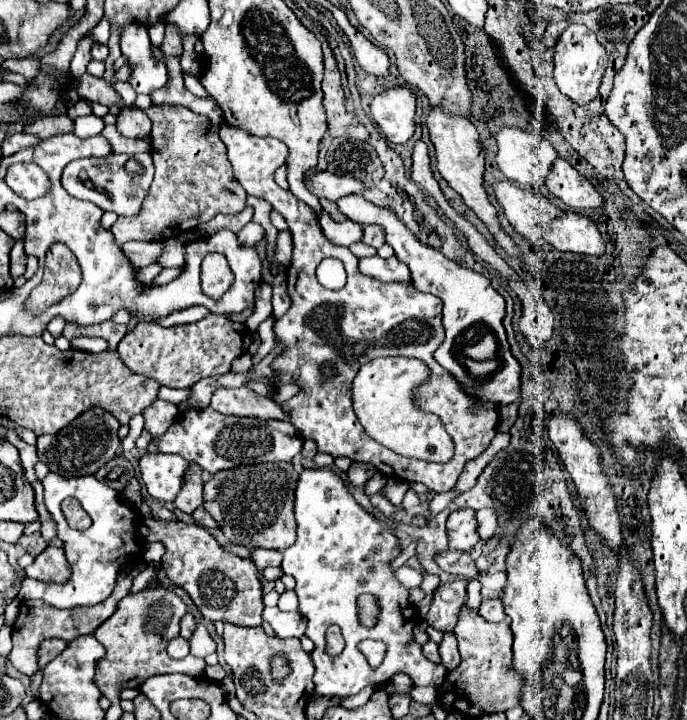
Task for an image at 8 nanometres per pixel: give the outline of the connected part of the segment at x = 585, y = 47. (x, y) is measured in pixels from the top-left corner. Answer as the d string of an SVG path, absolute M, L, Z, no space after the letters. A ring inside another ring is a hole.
M570 25L554 47L554 81L558 89L578 105L586 105L596 97L606 67L606 49L598 43L596 35L586 25Z

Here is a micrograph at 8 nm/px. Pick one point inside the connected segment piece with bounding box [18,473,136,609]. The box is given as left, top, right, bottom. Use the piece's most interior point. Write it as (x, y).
(93, 554)

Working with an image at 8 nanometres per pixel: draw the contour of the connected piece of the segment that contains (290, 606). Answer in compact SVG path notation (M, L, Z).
M284 591L280 595L280 601L278 601L278 609L280 611L296 611L298 609L298 597L294 591Z

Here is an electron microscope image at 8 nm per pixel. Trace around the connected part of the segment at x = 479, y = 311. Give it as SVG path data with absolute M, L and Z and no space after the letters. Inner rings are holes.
M348 195L336 201L338 209L350 219L360 225L380 225L384 229L386 243L394 249L396 257L408 265L412 275L412 285L422 293L432 293L442 299L444 303L444 329L446 339L434 351L434 359L448 369L458 383L464 387L466 393L480 397L484 401L496 401L498 405L508 405L520 399L520 373L522 367L518 359L510 353L510 345L506 341L506 331L502 327L504 319L504 297L490 285L490 279L484 275L458 265L456 261L444 257L438 249L418 241L414 233L396 217L396 213L366 201L362 195ZM484 335L492 335L496 341L496 353L490 361L472 361L466 357L464 349L476 345Z

